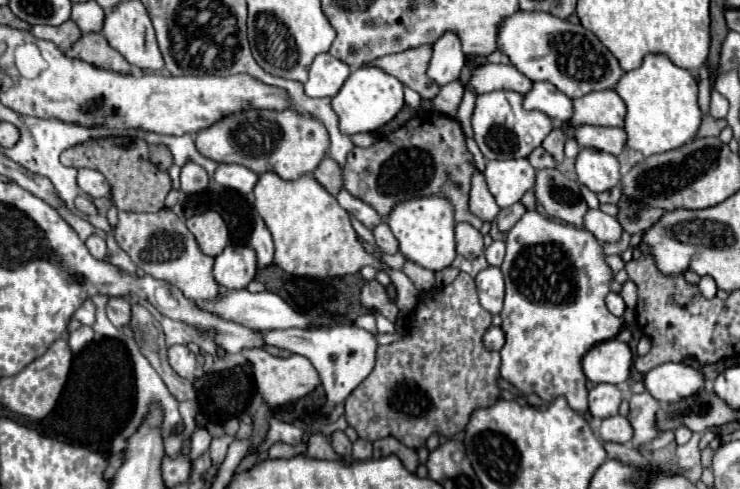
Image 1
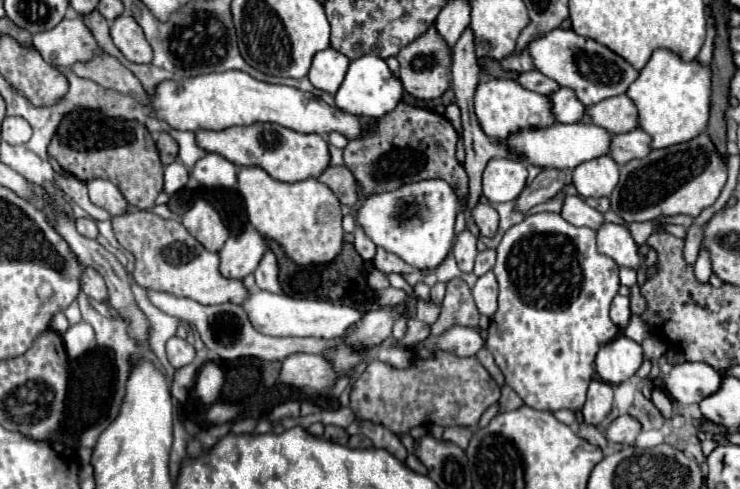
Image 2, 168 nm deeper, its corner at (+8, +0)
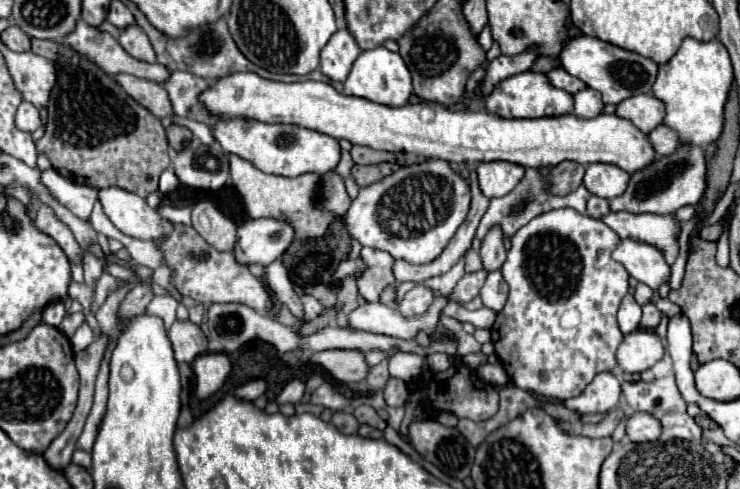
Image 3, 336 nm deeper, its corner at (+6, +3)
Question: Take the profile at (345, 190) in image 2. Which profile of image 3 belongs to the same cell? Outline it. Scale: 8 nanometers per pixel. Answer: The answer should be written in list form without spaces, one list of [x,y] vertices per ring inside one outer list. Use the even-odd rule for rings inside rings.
[[[381,164],[381,166],[353,166],[351,176],[355,178],[359,188],[365,188],[369,184],[375,184],[387,176],[391,176],[399,166],[395,164]]]

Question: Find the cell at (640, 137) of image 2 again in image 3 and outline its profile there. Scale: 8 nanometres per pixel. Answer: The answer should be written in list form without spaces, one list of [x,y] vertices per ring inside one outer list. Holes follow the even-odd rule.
[[[665,126],[653,128],[653,130],[647,134],[647,138],[649,138],[649,144],[653,146],[655,154],[661,154],[661,156],[673,152],[673,148],[677,148],[677,144],[681,144],[681,142],[677,140],[677,134],[675,134],[673,130],[665,128]]]

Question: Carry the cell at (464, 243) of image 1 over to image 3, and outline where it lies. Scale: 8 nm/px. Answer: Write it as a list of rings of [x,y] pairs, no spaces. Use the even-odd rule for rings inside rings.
[[[469,248],[465,252],[465,272],[475,272],[475,270],[481,270],[483,264],[481,264],[481,256],[479,252],[475,252],[473,248]]]

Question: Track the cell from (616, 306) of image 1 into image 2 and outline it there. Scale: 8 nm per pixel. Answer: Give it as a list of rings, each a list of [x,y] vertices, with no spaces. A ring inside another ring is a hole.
[[[617,295],[611,303],[611,319],[619,329],[625,329],[629,319],[631,319],[631,307],[629,307],[629,297]]]

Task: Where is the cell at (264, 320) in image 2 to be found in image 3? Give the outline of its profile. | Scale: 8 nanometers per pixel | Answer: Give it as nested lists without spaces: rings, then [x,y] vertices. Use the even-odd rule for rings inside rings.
[[[437,296],[425,314],[413,316],[413,318],[403,318],[389,306],[361,302],[353,312],[347,314],[347,322],[351,328],[357,328],[357,330],[387,334],[387,336],[397,336],[397,338],[407,340],[407,338],[415,338],[419,330],[433,334],[437,328],[439,312],[445,304],[447,304],[447,298]]]

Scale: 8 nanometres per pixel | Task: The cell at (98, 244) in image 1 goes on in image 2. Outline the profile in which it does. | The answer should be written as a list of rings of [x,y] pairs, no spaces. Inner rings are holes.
[[[81,217],[81,219],[77,219],[77,221],[75,221],[75,225],[77,225],[77,231],[79,231],[83,237],[95,239],[95,237],[99,235],[97,225],[95,225],[95,221],[93,221],[91,217]]]

